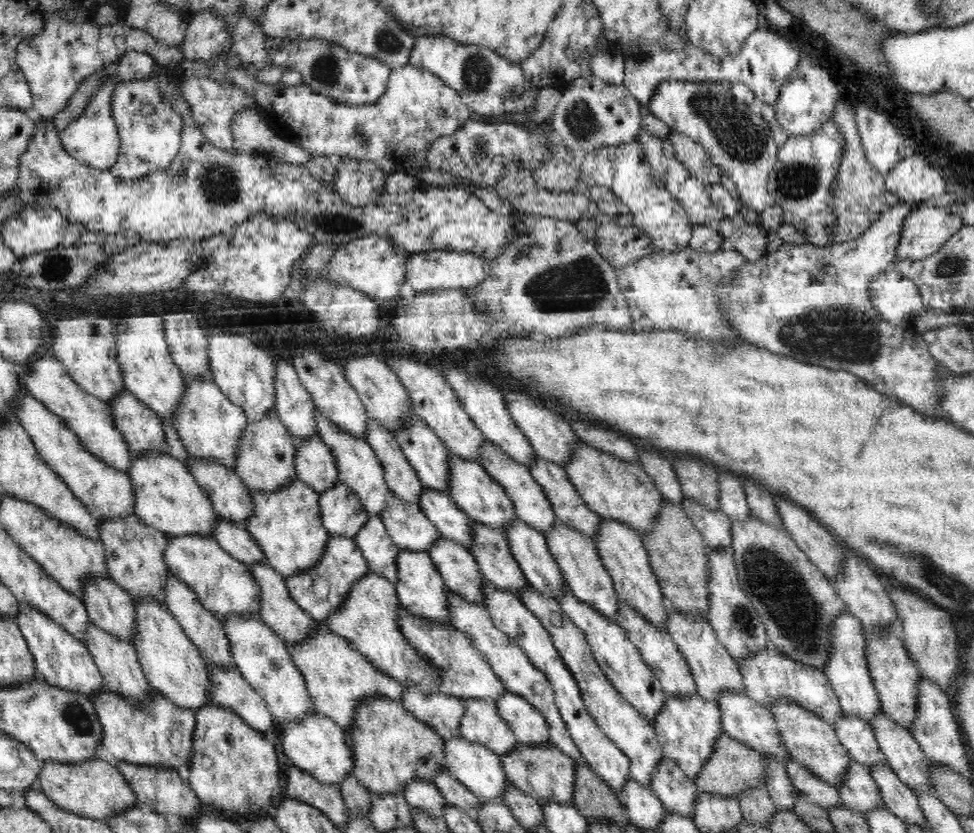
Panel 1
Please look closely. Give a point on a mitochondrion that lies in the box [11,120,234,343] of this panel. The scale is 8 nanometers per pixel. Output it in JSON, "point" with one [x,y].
{"point":[57,266]}

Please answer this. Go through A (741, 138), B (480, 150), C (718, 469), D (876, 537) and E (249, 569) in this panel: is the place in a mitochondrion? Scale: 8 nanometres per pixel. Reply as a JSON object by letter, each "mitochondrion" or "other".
{"A":"mitochondrion","B":"mitochondrion","C":"other","D":"mitochondrion","E":"other"}

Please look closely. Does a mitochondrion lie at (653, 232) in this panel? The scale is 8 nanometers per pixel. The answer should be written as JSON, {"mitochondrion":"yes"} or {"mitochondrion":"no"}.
{"mitochondrion":"no"}

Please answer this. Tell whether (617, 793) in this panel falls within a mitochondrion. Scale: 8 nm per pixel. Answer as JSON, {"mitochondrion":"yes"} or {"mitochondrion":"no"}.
{"mitochondrion":"no"}

